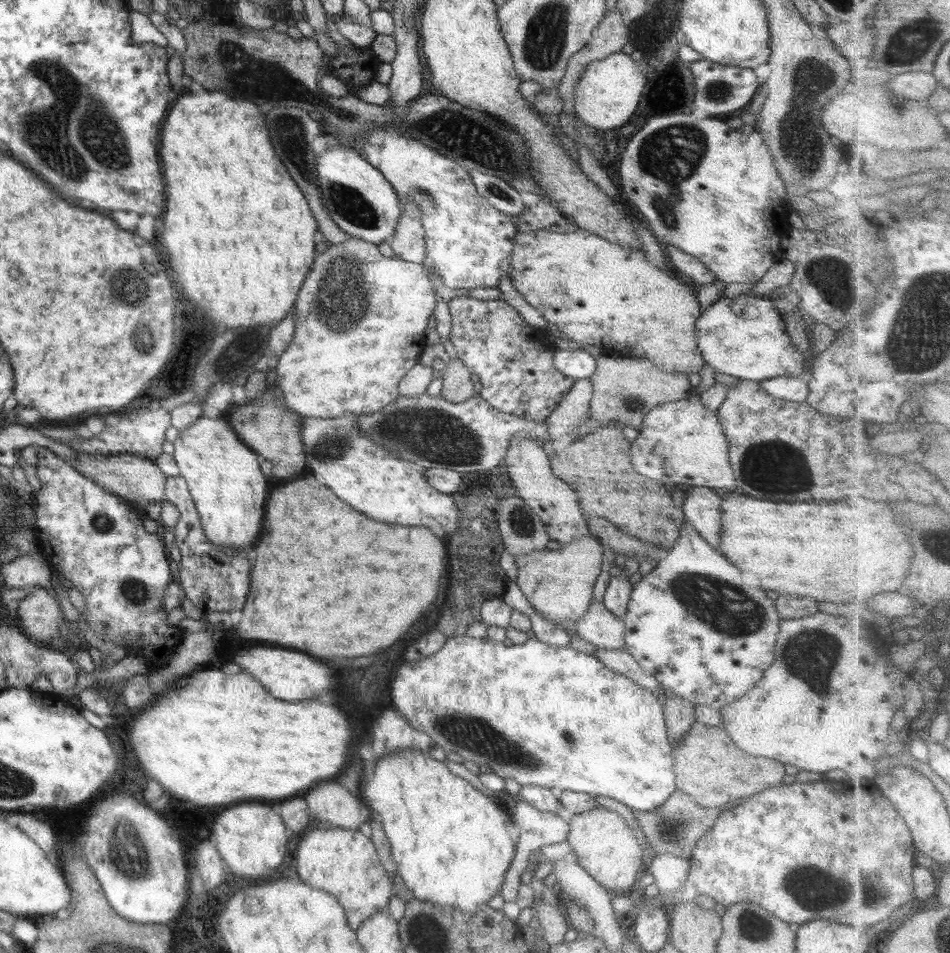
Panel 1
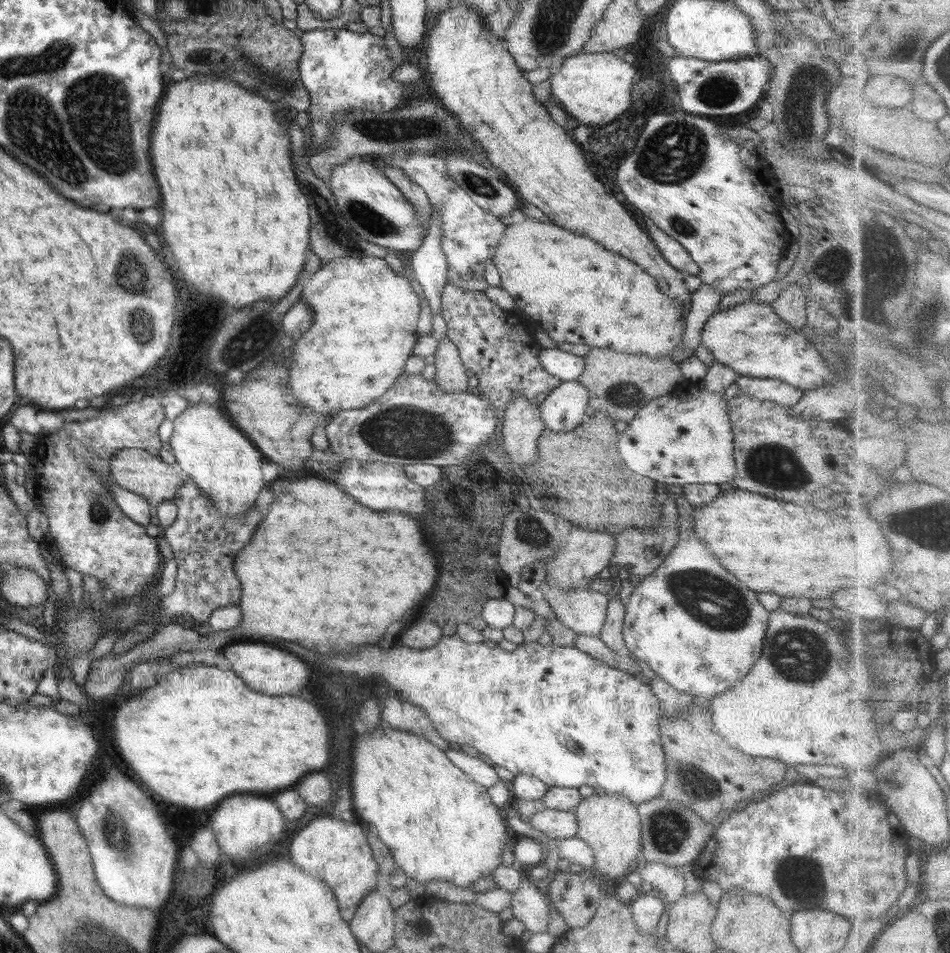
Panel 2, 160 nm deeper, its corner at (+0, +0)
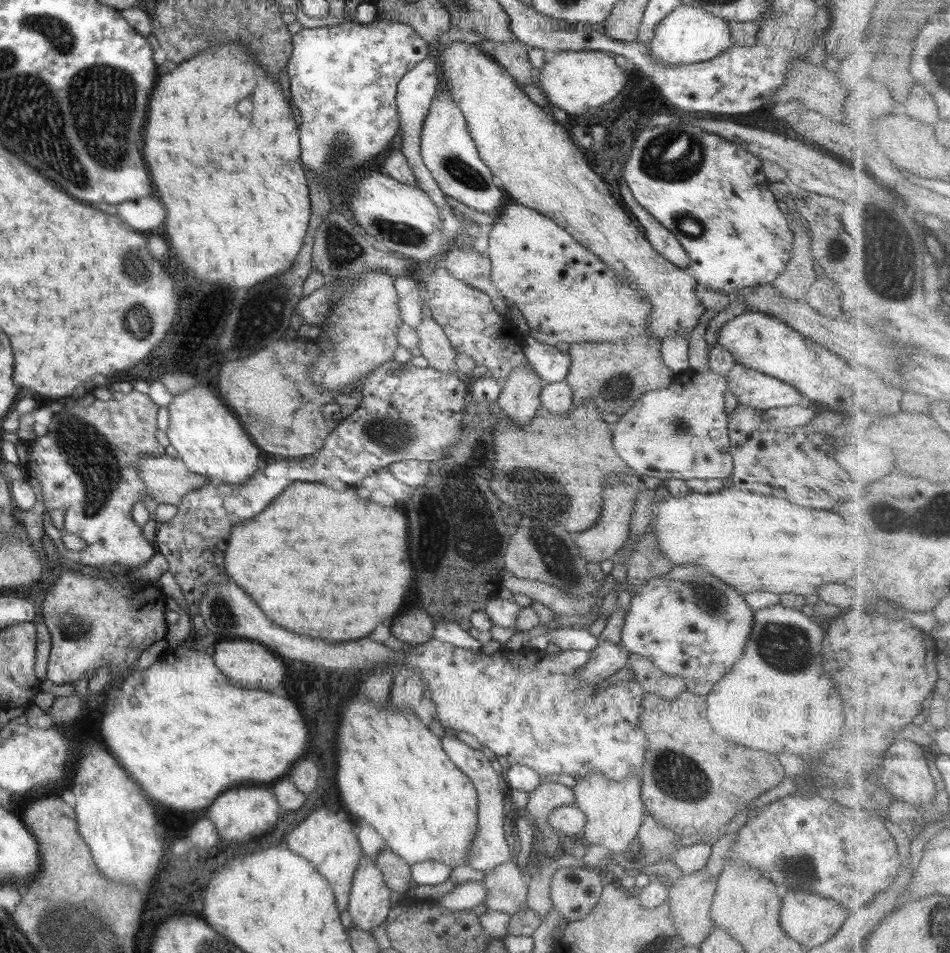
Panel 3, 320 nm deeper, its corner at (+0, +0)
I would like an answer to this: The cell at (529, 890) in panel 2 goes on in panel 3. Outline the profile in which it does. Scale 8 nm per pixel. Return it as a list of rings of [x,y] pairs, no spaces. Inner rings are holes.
[[[510,860],[489,869],[480,882],[486,889],[485,906],[488,911],[500,910],[513,915],[528,909],[525,898],[529,887],[523,879],[523,869]]]

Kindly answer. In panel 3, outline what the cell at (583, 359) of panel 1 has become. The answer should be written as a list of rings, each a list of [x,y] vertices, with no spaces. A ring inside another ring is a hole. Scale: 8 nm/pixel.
[[[528,342],[528,360],[545,384],[562,382],[570,368],[570,357],[554,345]]]

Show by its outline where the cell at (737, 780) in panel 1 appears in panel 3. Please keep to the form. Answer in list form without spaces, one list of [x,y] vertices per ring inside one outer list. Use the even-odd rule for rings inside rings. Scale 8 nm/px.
[[[687,691],[682,692],[676,700],[666,700],[656,694],[644,694],[640,724],[650,742],[650,750],[642,766],[641,799],[643,808],[666,829],[677,832],[684,839],[699,834],[702,842],[709,843],[712,841],[705,838],[707,832],[716,835],[722,831],[738,812],[742,812],[766,790],[776,788],[787,774],[776,755],[722,740],[710,728],[706,712],[705,698]]]

